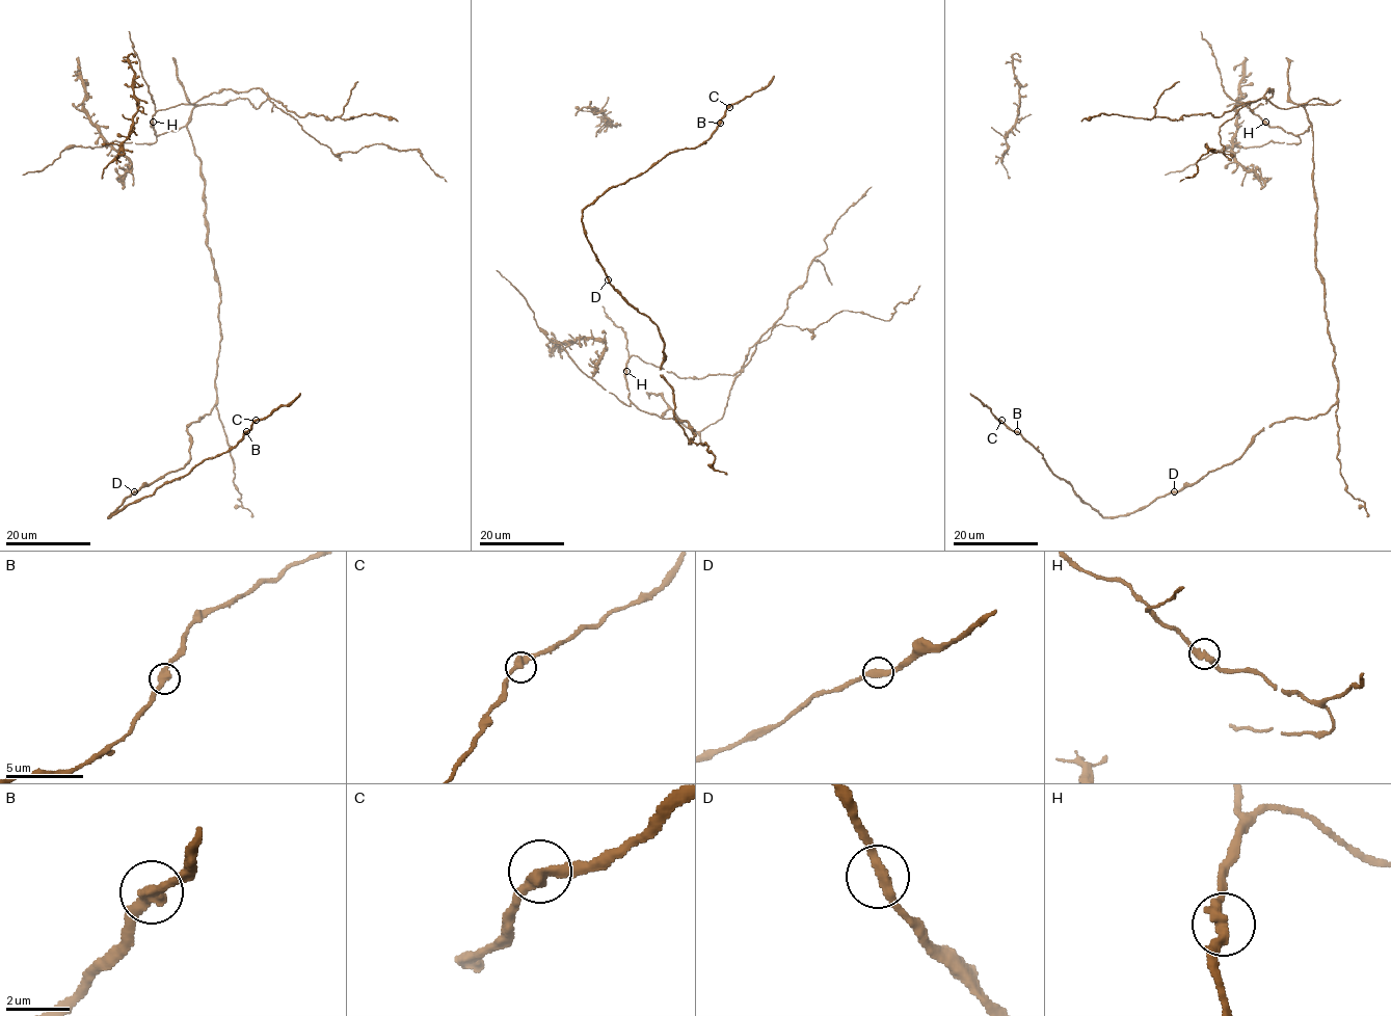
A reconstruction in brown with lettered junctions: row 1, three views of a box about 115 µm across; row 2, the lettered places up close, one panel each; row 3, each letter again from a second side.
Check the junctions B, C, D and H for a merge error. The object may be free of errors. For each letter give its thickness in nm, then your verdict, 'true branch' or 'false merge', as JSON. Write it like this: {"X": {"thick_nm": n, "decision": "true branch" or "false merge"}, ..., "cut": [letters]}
{"B": {"thick_nm": 360, "decision": "true branch"}, "C": {"thick_nm": 360, "decision": "true branch"}, "D": {"thick_nm": 360, "decision": "true branch"}, "H": {"thick_nm": 380, "decision": "true branch"}, "cut": []}

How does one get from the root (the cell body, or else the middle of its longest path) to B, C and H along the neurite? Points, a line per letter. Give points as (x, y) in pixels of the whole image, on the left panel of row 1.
B: (217, 274), (216, 404), (187, 427), (190, 459), (185, 465), (143, 484), (108, 517), (229, 451), (246, 431)
C: (217, 274), (216, 404), (187, 427), (190, 459), (185, 465), (143, 484), (108, 517), (229, 451), (256, 420)
H: (217, 274), (207, 245), (201, 159), (190, 133), (182, 127), (156, 135), (153, 122)

